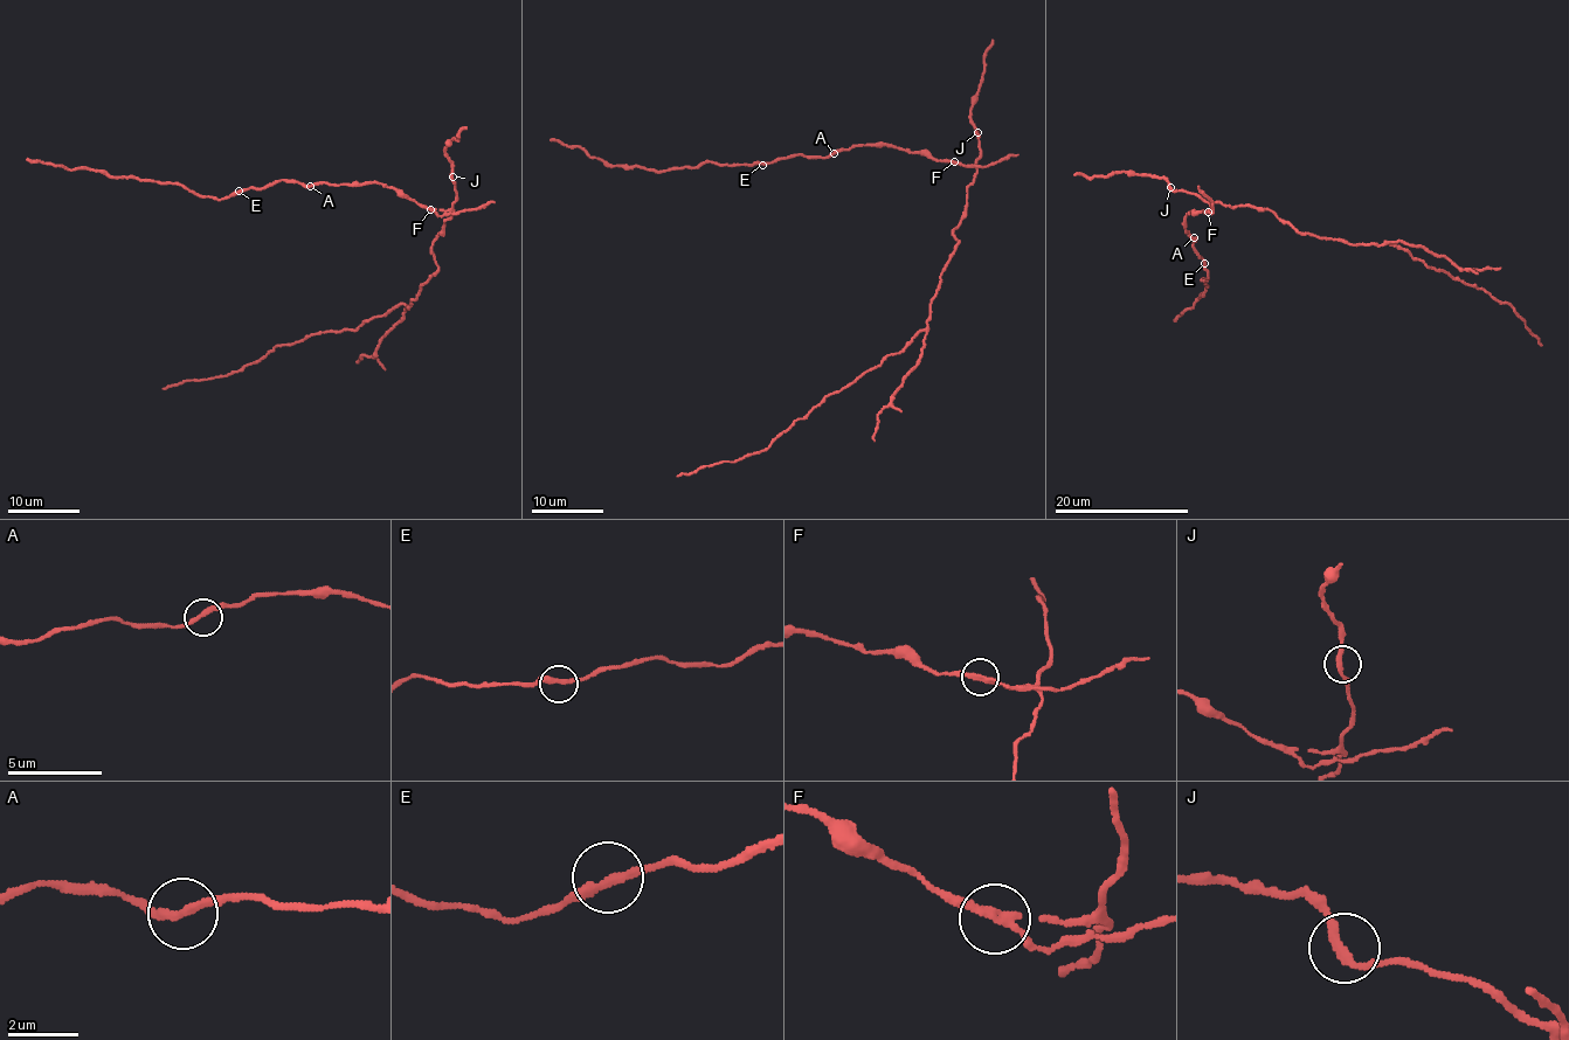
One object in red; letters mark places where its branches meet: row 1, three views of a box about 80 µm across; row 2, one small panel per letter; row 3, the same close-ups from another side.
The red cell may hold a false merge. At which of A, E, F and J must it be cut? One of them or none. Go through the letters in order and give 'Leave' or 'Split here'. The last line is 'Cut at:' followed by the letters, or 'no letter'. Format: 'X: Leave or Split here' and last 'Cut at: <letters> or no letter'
A: Leave
E: Leave
F: Split here
J: Leave
Cut at: F

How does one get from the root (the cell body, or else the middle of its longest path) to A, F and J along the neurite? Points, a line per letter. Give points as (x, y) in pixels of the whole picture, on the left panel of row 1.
A: (444, 219), (450, 219), (454, 209), (439, 215), (381, 184), (316, 182), (310, 186)
F: (444, 219), (450, 219), (454, 209), (442, 215), (430, 210)
J: (444, 219), (450, 219), (456, 198), (453, 177)

